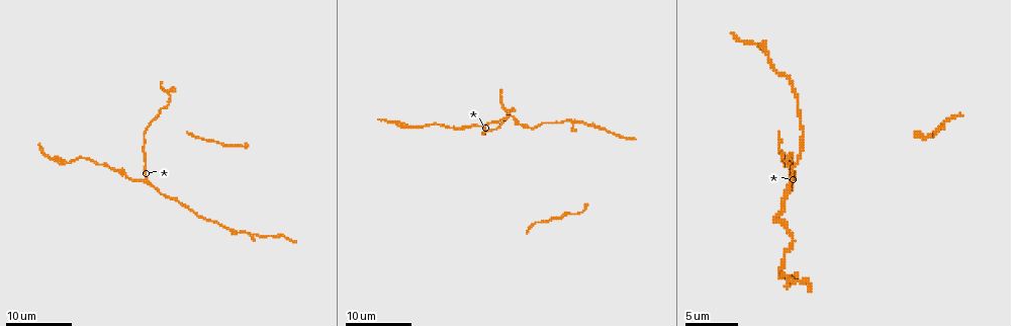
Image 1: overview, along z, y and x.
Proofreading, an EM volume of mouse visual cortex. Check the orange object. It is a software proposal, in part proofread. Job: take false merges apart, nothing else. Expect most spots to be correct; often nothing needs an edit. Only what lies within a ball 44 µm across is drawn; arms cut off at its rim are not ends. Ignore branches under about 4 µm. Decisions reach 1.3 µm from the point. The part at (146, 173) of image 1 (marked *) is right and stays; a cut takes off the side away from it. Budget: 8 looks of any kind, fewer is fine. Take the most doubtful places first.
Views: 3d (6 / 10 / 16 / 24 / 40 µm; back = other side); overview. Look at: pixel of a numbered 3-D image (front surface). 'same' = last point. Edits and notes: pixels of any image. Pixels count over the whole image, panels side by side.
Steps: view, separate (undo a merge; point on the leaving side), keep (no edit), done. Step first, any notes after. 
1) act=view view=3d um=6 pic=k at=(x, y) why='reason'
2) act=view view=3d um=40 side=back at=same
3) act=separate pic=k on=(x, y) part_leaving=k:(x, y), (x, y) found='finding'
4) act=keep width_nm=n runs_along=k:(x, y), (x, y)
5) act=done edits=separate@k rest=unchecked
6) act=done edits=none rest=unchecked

act=view view=3d um=16 pic=1 at=(226, 227) why='thick turns thin'

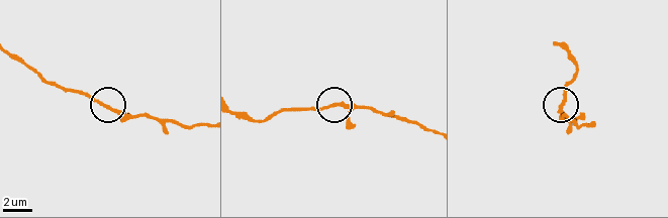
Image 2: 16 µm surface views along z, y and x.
act=view view=3d um=10 pic=2 at=(560, 103)

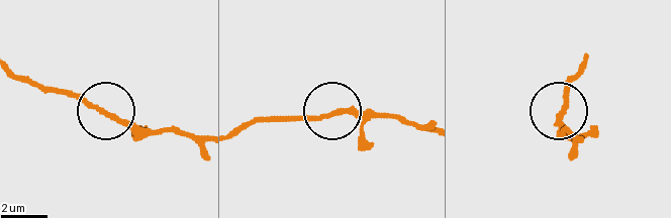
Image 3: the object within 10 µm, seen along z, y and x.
act=keep runs_along=3:(241, 126), (264, 118), (384, 113) found='all the same neuron'

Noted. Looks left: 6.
act=view view=3d um=16 pic=1 at=(185, 204)

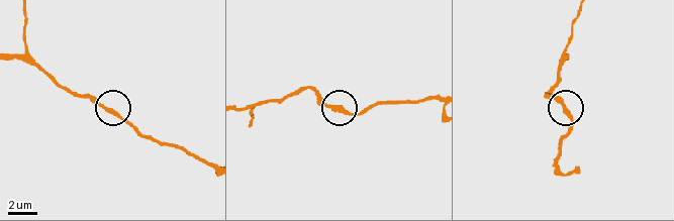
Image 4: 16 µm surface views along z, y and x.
act=view view=3d um=6 pic=4 at=(566, 111)

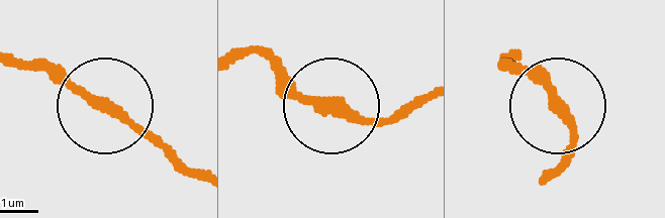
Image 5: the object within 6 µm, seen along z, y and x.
act=keep runs_along=5:(240, 55), (259, 55), (316, 103), (400, 118) found='continuous, no second neuron'

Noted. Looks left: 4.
act=view view=3d um=24 pic=1 at=(427, 126) why='thick turns thin'

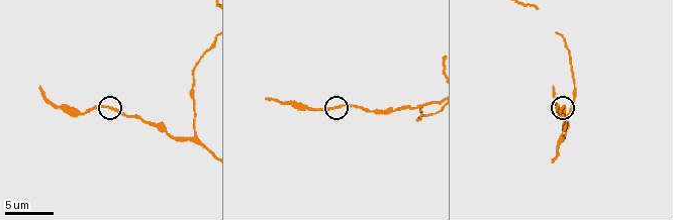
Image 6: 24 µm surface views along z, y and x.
act=view view=3d um=10 pic=6 at=(560, 106)

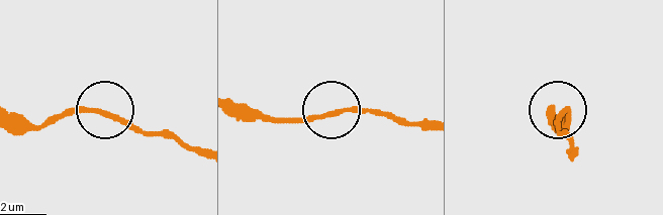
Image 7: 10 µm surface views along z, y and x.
act=keep runs_along=7:(197, 154), (174, 141), (133, 131), (99, 110), (49, 116) found='one neuron here'

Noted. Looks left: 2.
act=done edits=none rest=unchecked

